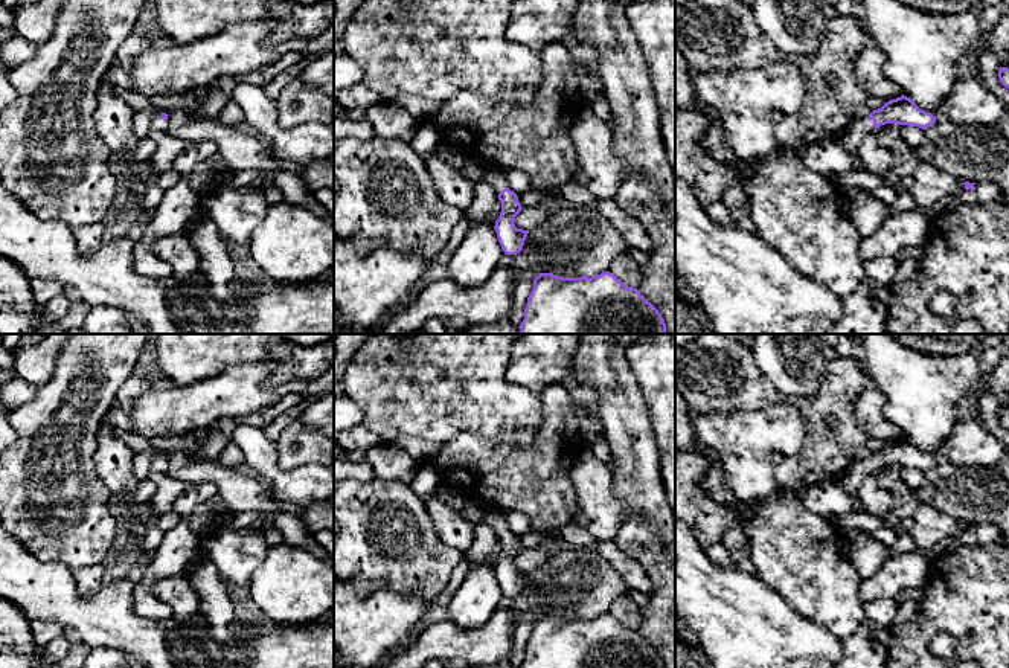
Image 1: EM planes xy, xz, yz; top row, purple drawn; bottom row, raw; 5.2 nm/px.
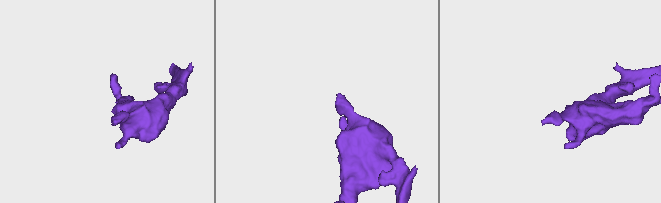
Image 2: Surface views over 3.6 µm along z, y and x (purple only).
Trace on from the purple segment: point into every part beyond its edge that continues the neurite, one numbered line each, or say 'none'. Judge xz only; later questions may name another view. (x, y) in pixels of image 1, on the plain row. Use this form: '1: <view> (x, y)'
1: xz (497, 519)

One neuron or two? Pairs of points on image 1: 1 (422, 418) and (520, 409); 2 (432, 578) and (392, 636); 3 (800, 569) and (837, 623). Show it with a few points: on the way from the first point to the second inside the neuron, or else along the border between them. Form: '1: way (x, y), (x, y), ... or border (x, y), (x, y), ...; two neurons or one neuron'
1: way (447, 407), (496, 409); one neuron
2: border (384, 587), (403, 594), (419, 594), (430, 604); two neurons
3: way (814, 581), (837, 609); one neuron

